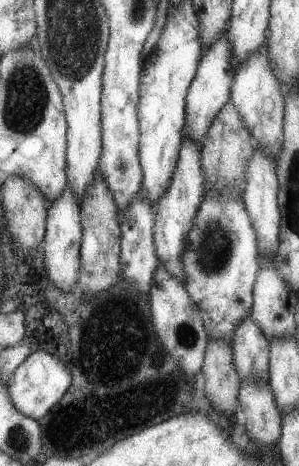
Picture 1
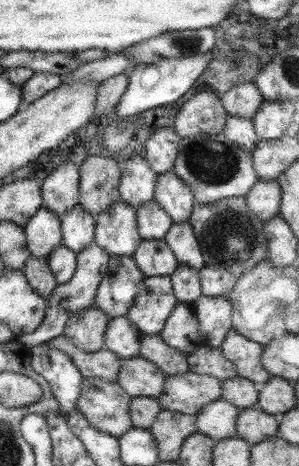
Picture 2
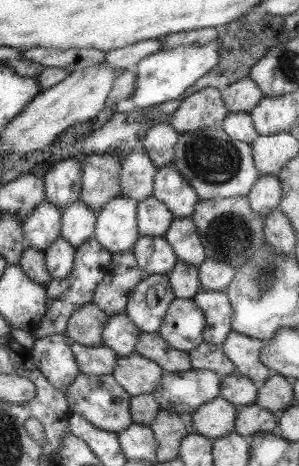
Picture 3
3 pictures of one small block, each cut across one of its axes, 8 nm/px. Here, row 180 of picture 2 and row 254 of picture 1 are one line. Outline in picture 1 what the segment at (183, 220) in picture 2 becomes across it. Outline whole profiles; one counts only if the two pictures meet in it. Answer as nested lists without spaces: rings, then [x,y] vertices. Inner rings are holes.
[[[183,136],[181,146],[177,152],[177,162],[171,172],[169,184],[161,198],[157,200],[157,214],[155,214],[155,226],[153,226],[153,244],[155,244],[155,256],[159,258],[159,264],[173,274],[183,284],[183,272],[181,272],[181,252],[185,246],[185,234],[189,232],[189,226],[193,222],[193,216],[201,204],[201,198],[205,194],[203,186],[203,170],[201,170],[201,146],[197,146],[191,138]]]

